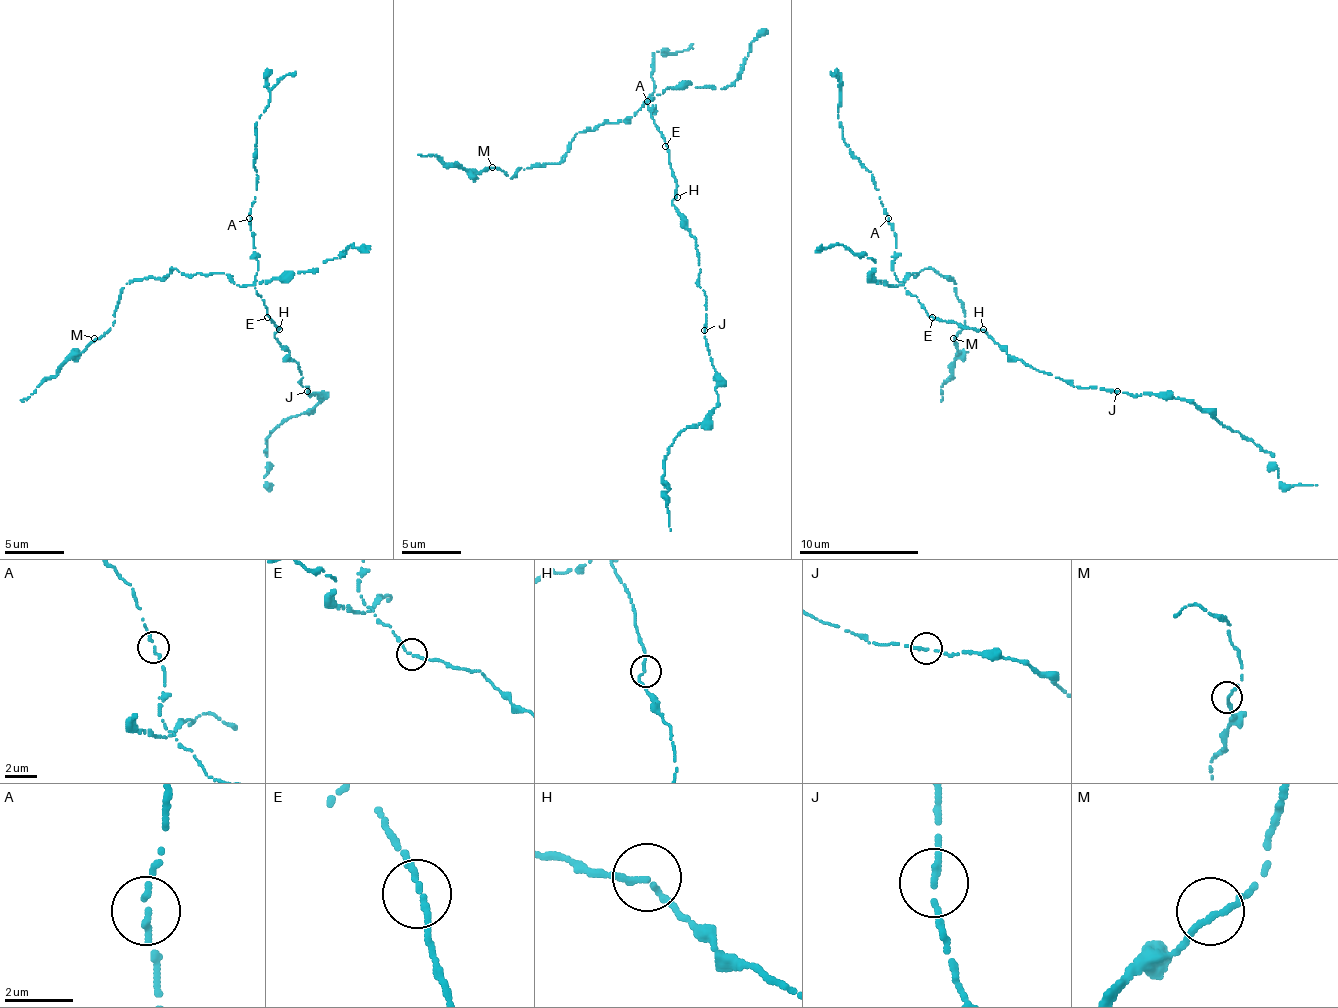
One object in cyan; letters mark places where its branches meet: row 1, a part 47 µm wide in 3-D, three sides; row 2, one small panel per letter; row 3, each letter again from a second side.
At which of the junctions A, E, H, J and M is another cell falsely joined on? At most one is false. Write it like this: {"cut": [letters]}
{"cut": []}

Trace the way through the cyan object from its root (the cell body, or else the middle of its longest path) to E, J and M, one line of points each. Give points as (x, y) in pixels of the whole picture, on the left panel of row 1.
E: (279, 329), (267, 317)
J: (279, 329), (273, 338), (297, 365), (303, 377), (300, 382), (309, 388), (306, 391)
M: (279, 329), (255, 275), (241, 287), (223, 272), (172, 269), (133, 278), (115, 323), (94, 338)

